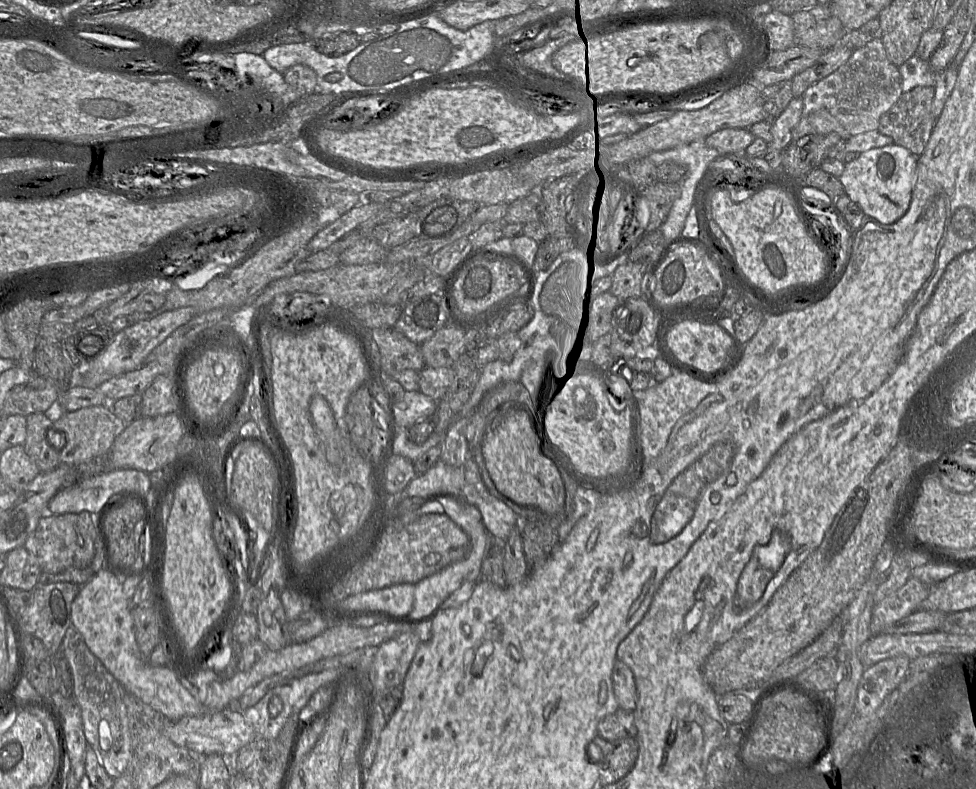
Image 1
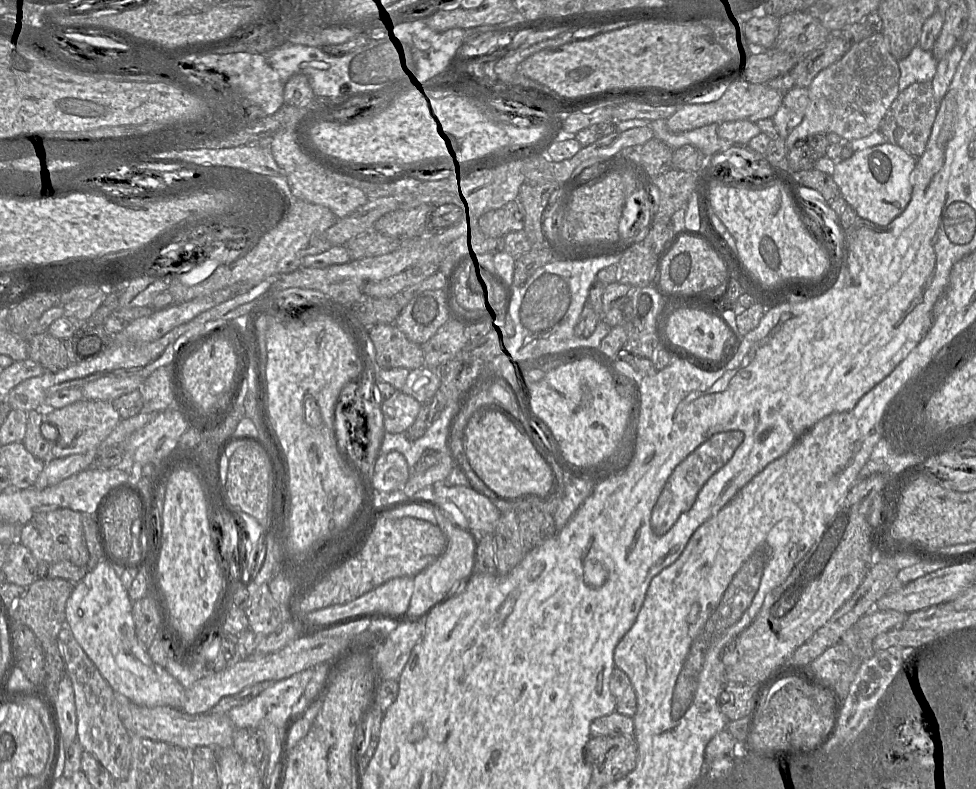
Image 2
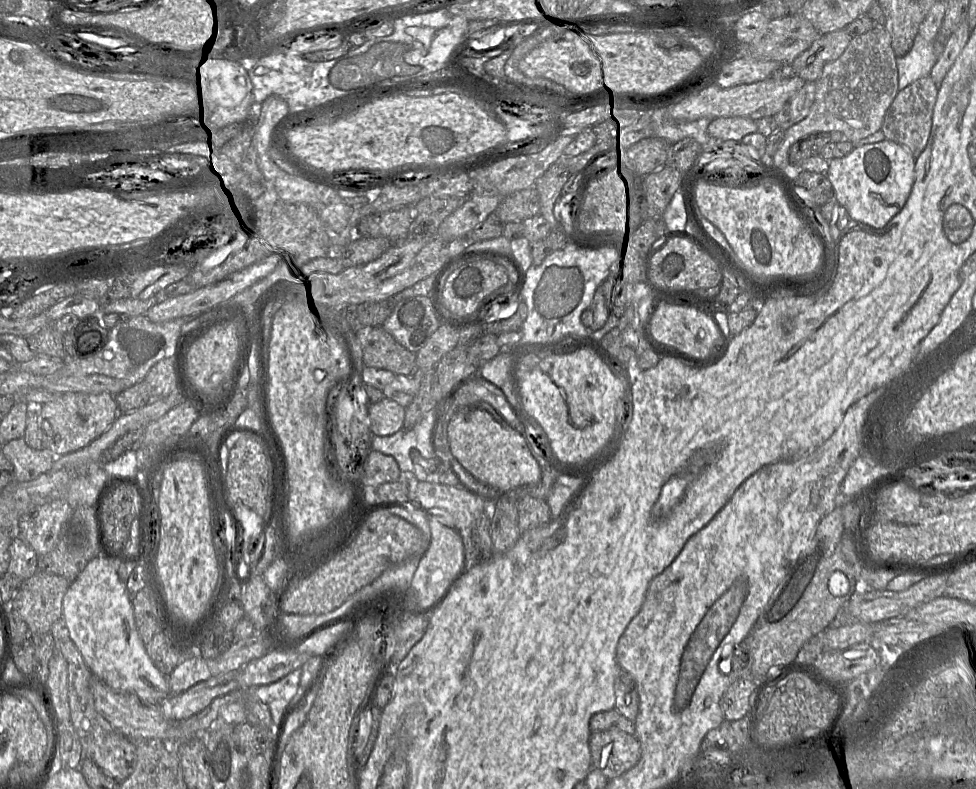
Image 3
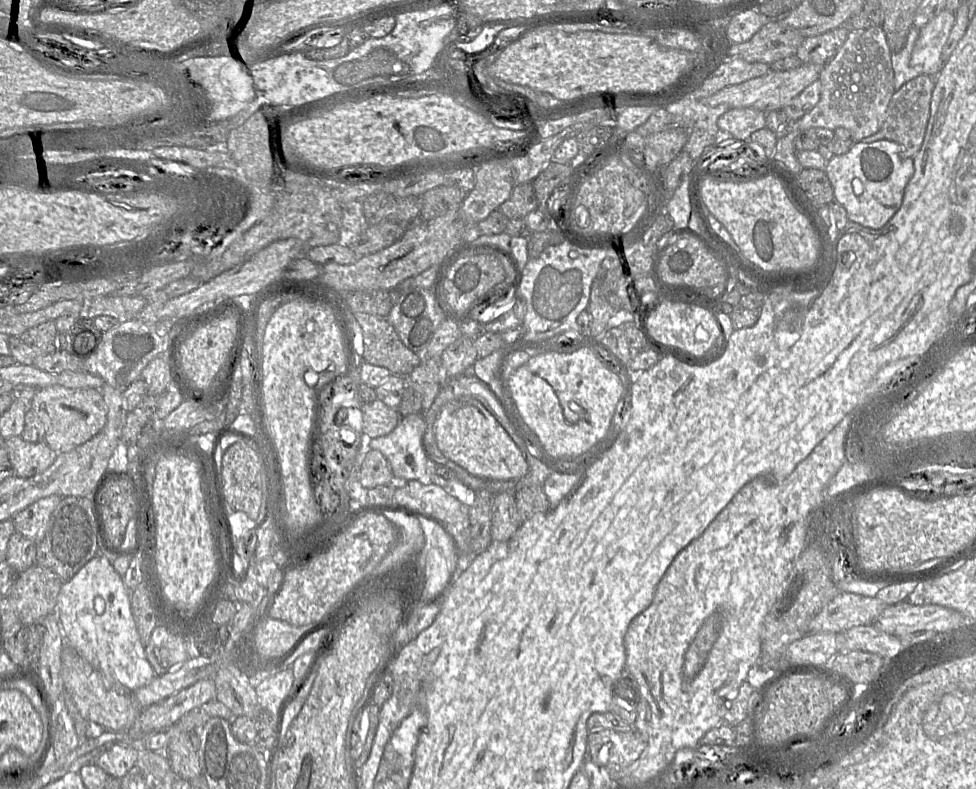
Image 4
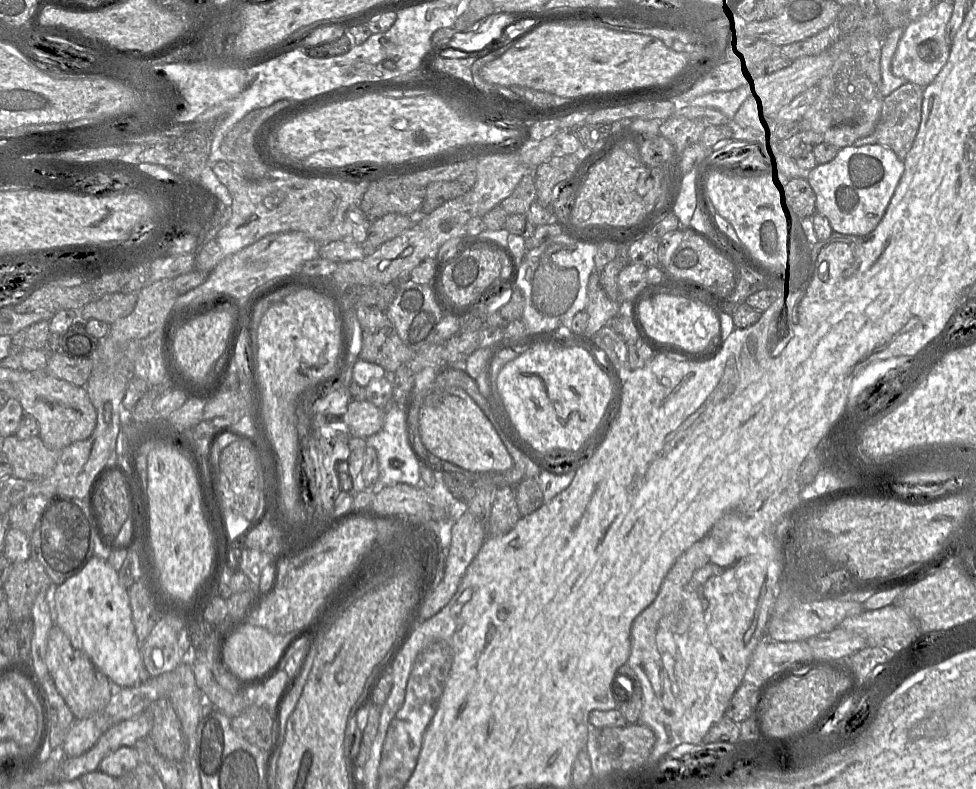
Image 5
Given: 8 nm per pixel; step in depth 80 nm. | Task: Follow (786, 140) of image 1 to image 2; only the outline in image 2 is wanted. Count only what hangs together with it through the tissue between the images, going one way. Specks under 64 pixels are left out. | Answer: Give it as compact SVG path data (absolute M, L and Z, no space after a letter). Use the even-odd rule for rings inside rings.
M795 86L784 94L780 107L772 117L780 137L786 139L790 132L801 123L808 104L808 87Z

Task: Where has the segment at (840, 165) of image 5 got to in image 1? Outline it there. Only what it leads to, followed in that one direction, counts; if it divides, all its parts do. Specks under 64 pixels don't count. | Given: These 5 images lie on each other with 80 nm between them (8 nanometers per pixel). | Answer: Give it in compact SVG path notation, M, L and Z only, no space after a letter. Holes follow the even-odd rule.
M895 143L872 148L846 163L839 177L851 202L860 206L865 216L881 224L893 224L908 210L915 184L918 158Z

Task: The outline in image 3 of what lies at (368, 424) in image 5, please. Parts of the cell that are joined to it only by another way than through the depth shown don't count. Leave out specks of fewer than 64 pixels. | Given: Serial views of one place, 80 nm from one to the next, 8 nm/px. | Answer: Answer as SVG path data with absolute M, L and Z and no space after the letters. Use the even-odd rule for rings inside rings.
M384 397L377 403L369 403L370 430L373 436L389 436L404 426L406 408Z

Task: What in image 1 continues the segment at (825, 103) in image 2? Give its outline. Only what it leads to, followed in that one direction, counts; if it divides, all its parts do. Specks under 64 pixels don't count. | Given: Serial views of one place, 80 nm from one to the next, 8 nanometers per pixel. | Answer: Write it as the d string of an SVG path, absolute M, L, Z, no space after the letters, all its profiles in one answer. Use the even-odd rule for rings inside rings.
M873 39L853 50L847 62L836 71L807 88L802 96L801 119L792 130L792 141L812 134L809 115L821 108L827 109L850 135L877 130L882 114L893 106L902 93L899 67L889 60L882 39Z

